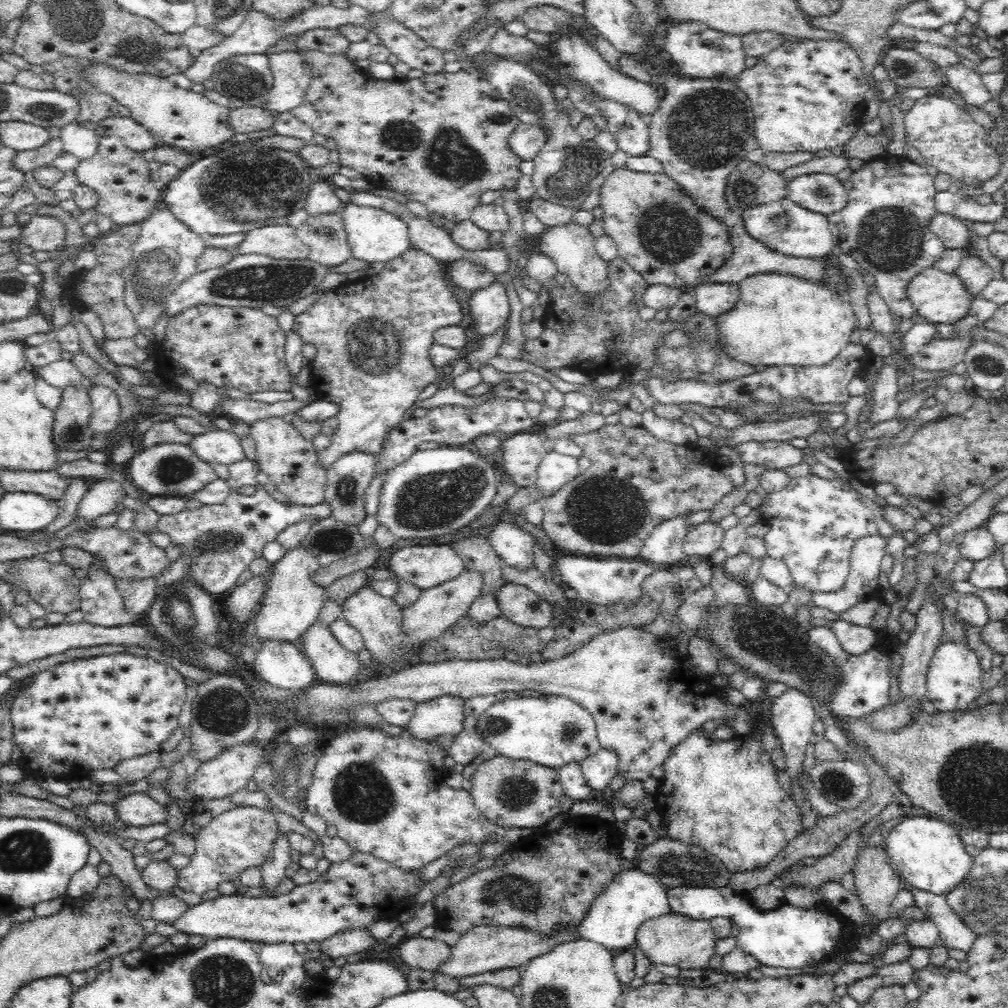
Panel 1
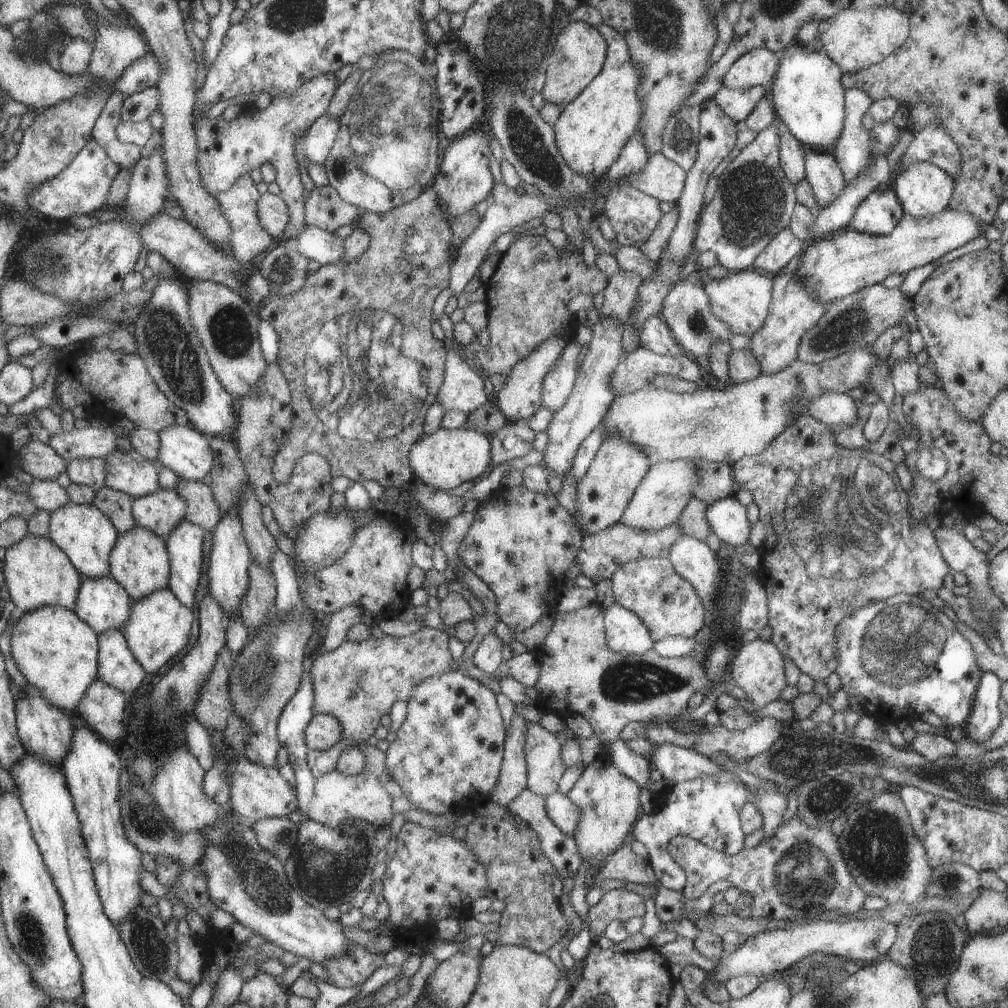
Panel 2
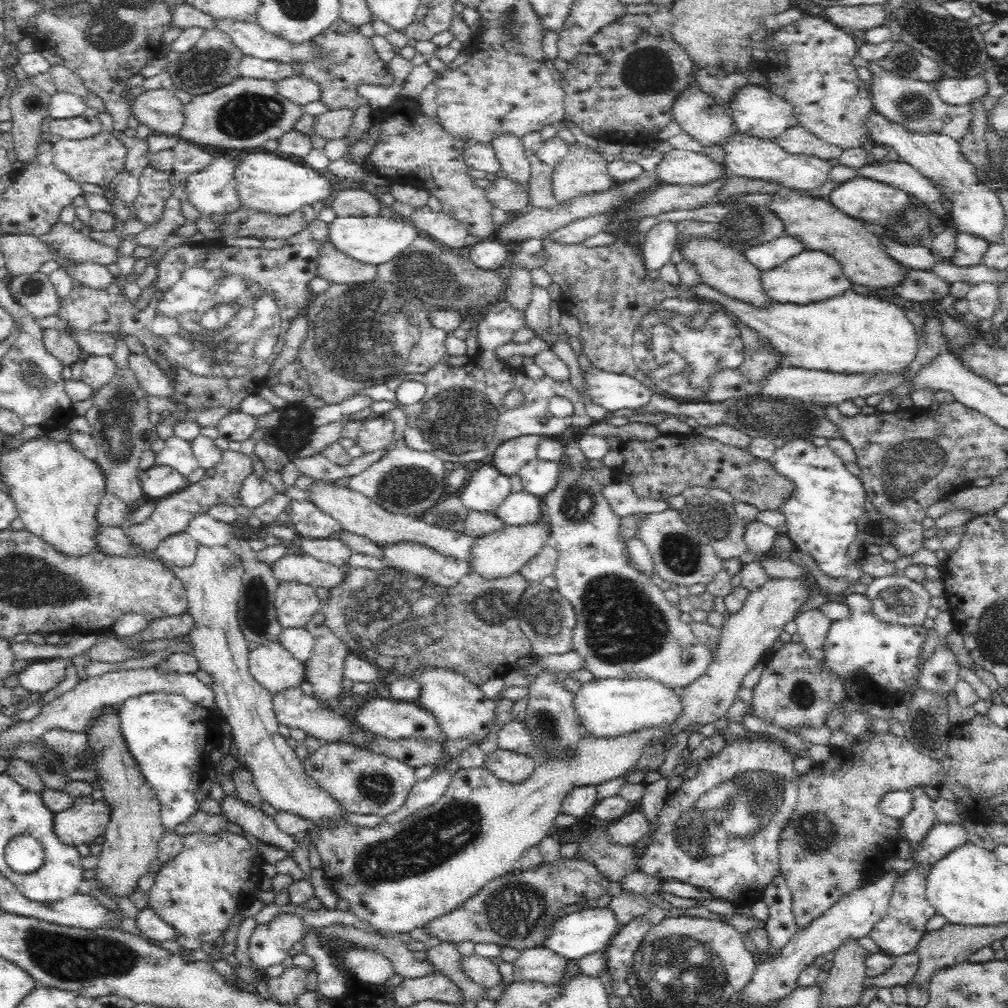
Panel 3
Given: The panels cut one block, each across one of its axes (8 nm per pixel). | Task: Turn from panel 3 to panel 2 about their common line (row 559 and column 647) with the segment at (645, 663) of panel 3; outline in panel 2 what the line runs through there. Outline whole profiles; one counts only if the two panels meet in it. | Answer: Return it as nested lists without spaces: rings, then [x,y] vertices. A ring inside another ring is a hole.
[[[640,558],[622,564],[611,576],[615,603],[637,614],[650,630],[654,642],[668,636],[692,638],[704,626],[704,603],[696,588],[683,576],[668,558]]]

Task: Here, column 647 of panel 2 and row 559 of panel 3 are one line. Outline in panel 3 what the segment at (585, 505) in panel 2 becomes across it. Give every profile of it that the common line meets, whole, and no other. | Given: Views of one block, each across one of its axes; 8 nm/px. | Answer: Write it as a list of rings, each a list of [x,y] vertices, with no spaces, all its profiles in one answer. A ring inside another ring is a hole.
[[[314,480],[306,492],[310,496],[310,502],[322,512],[330,515],[344,531],[365,536],[381,547],[396,545],[398,542],[414,542],[416,545],[427,546],[429,549],[444,556],[454,557],[461,562],[469,564],[472,561],[472,544],[476,538],[466,533],[428,524],[422,517],[392,514],[362,493],[336,486],[333,482],[326,480]]]

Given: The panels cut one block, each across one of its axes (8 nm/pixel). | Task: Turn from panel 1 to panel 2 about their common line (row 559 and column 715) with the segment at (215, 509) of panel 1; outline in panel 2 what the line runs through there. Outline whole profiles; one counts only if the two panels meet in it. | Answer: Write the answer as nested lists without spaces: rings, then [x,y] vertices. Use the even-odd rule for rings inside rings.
[[[770,123],[728,163],[718,177],[714,198],[698,218],[694,253],[714,252],[720,265],[740,272],[751,268],[767,244],[789,226],[798,200],[795,185],[783,172],[779,144],[779,128]]]

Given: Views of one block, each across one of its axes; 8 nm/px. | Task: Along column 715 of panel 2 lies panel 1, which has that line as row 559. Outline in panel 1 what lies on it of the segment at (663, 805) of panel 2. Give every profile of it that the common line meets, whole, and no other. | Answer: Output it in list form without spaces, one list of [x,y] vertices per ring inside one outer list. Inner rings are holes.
[[[828,474],[802,475],[789,477],[787,485],[779,491],[760,490],[759,518],[769,526],[764,542],[767,554],[785,562],[789,568],[792,582],[788,589],[800,588],[812,593],[834,592],[842,586],[849,573],[849,558],[854,541],[865,536],[883,537],[895,534],[895,527],[886,522],[883,508],[876,502],[870,487],[854,484],[851,480],[843,482],[828,478]]]

